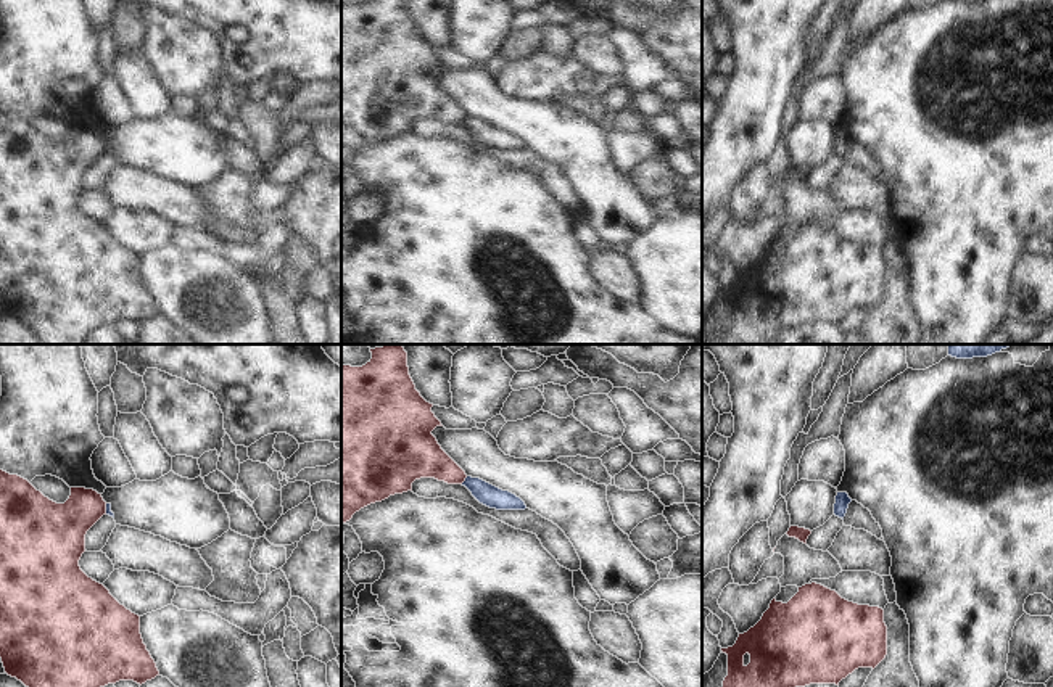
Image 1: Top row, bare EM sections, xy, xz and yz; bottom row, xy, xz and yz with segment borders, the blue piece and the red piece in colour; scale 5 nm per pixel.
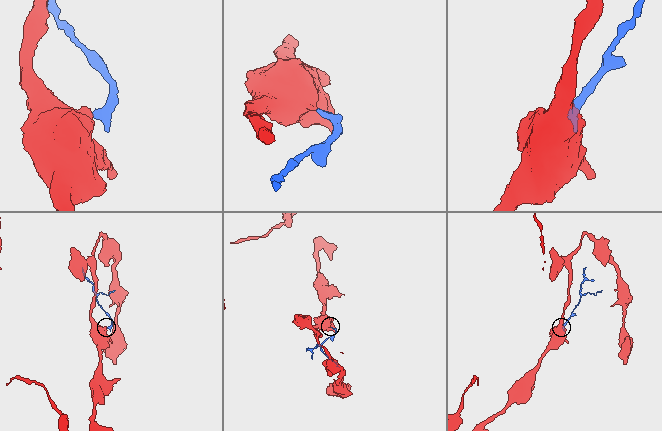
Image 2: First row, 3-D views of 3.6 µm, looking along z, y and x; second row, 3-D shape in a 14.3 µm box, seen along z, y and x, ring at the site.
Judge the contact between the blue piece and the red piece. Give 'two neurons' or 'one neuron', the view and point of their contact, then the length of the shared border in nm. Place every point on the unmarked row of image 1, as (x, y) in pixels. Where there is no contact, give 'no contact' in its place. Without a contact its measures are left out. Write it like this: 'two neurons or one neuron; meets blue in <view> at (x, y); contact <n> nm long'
two neurons; meets blue in xz at (466, 119); contact 50 nm long

